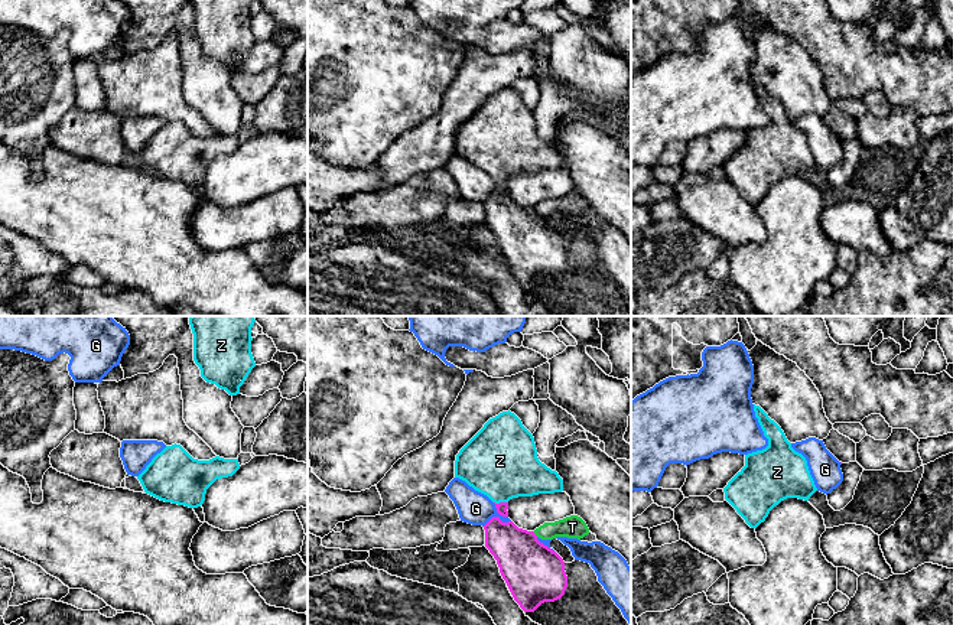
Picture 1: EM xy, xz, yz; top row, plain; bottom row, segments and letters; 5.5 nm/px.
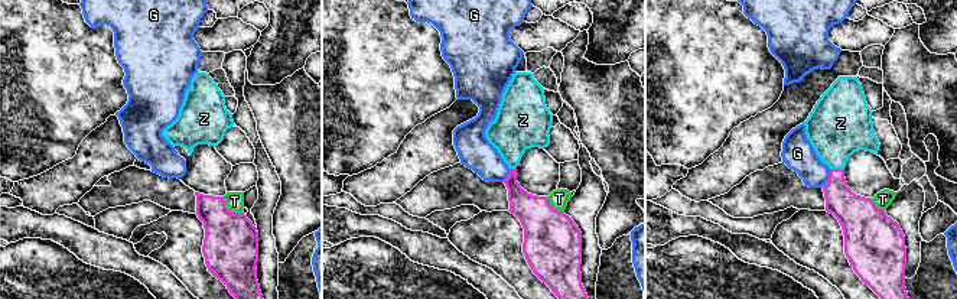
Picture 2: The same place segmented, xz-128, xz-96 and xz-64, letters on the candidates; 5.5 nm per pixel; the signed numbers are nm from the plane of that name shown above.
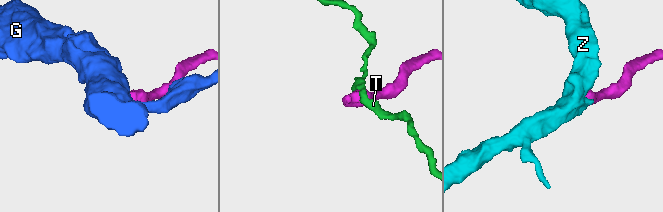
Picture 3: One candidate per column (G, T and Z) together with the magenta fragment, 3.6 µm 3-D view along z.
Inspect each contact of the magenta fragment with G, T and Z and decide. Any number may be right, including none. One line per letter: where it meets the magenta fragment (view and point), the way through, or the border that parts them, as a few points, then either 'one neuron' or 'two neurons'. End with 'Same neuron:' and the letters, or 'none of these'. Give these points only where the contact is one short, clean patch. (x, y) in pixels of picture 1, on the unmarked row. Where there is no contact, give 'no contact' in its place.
G: xz (495, 194) | two neurons
T: xz (534, 211) | two neurons
Z: xz (501, 179) | across xz (501, 185), (501, 179), (500, 137) | one neuron
Same neuron: Z

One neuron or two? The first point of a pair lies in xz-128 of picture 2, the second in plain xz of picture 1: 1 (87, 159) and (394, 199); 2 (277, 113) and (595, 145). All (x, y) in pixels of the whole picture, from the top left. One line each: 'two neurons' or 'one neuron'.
1: two neurons
2: two neurons

